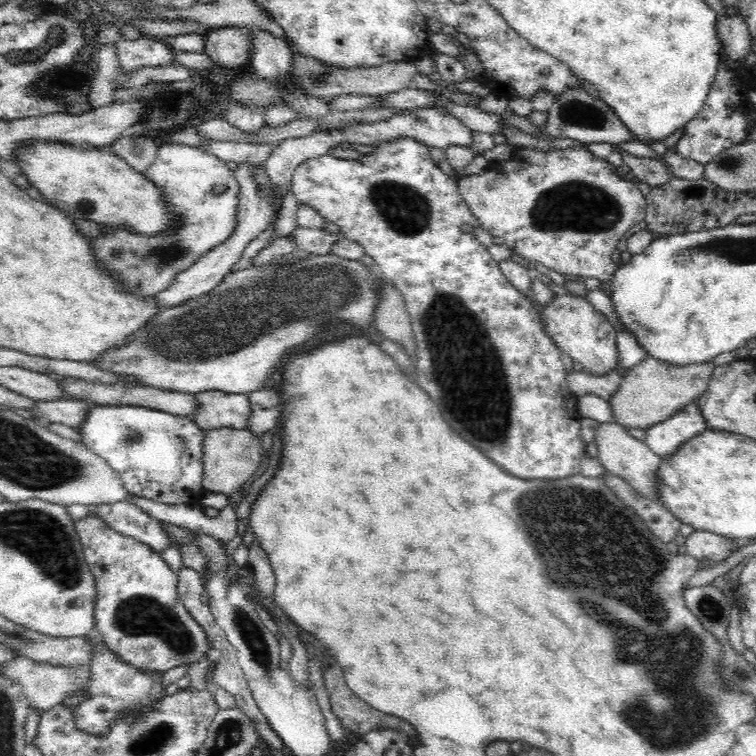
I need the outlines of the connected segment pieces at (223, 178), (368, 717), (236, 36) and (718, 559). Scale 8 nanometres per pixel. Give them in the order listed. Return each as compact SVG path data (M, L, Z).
M188 144L160 145L152 166L143 174L158 187L167 209L178 216L178 227L161 235L140 235L134 231L128 231L126 227L104 225L105 233L90 241L98 266L109 270L117 280L121 280L123 288L129 290L130 294L139 294L142 298L148 298L166 290L177 274L188 270L203 254L209 253L230 238L237 226L240 185L234 176L234 171L229 169L223 160L204 152L199 146Z
M332 662L332 664L326 666L323 681L325 687L328 689L332 712L348 732L352 730L352 733L360 736L370 732L371 730L394 729L406 733L408 743L414 747L414 750L420 746L421 740L419 740L417 730L410 724L410 722L400 717L396 717L394 714L380 712L379 710L374 709L370 704L363 702L361 698L356 696L354 692L352 692L352 689L347 685L345 676L342 674L342 668L340 668L336 662Z
M226 26L210 28L207 33L205 53L222 68L237 68L249 63L252 28Z
M696 530L686 538L686 545L687 554L696 559L700 571L728 561L738 550L738 544L734 544L728 537Z

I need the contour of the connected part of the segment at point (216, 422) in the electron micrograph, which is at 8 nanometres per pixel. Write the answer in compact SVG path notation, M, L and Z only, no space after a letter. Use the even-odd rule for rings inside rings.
M221 390L197 392L197 413L191 418L202 431L248 428L251 406L247 394L228 394Z

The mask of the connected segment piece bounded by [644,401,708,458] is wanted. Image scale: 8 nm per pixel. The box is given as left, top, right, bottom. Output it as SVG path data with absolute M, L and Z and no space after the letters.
M698 402L687 404L666 421L645 429L645 444L660 458L670 458L684 442L706 432L707 425Z

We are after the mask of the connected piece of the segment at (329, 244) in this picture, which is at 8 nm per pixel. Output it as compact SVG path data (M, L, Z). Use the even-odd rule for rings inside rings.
M297 226L290 235L298 251L314 255L331 254L335 242L345 237L341 232L330 233L325 229L300 226Z

